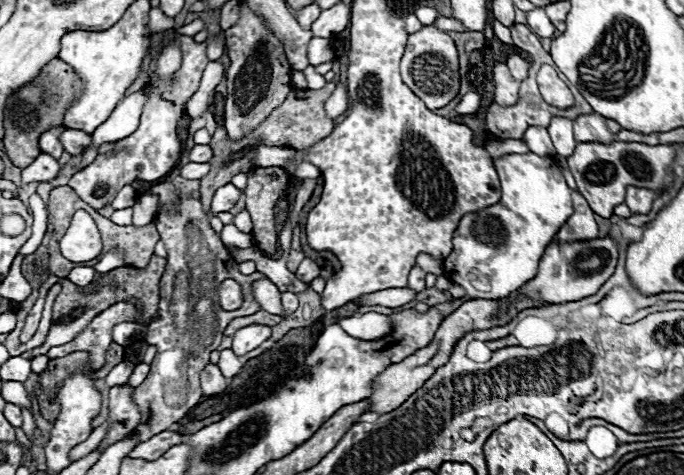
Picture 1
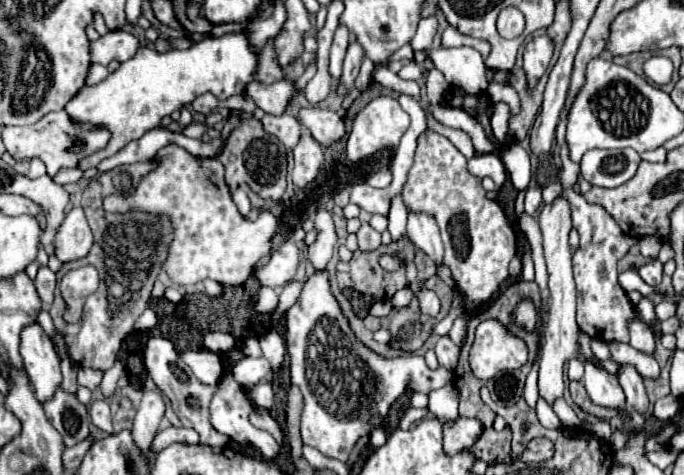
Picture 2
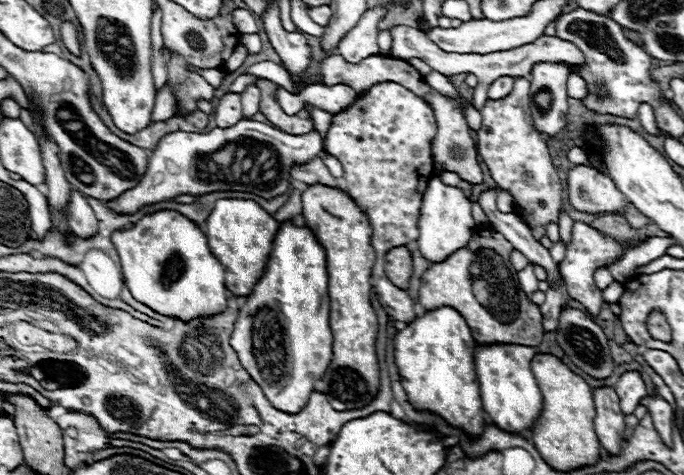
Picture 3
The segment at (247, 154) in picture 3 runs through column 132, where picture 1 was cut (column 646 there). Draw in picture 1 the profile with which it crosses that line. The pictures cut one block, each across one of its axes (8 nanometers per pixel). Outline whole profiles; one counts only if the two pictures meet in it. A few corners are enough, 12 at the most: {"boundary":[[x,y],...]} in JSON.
{"boundary":[[626,188],[626,204],[634,214],[648,214],[656,192]]}

